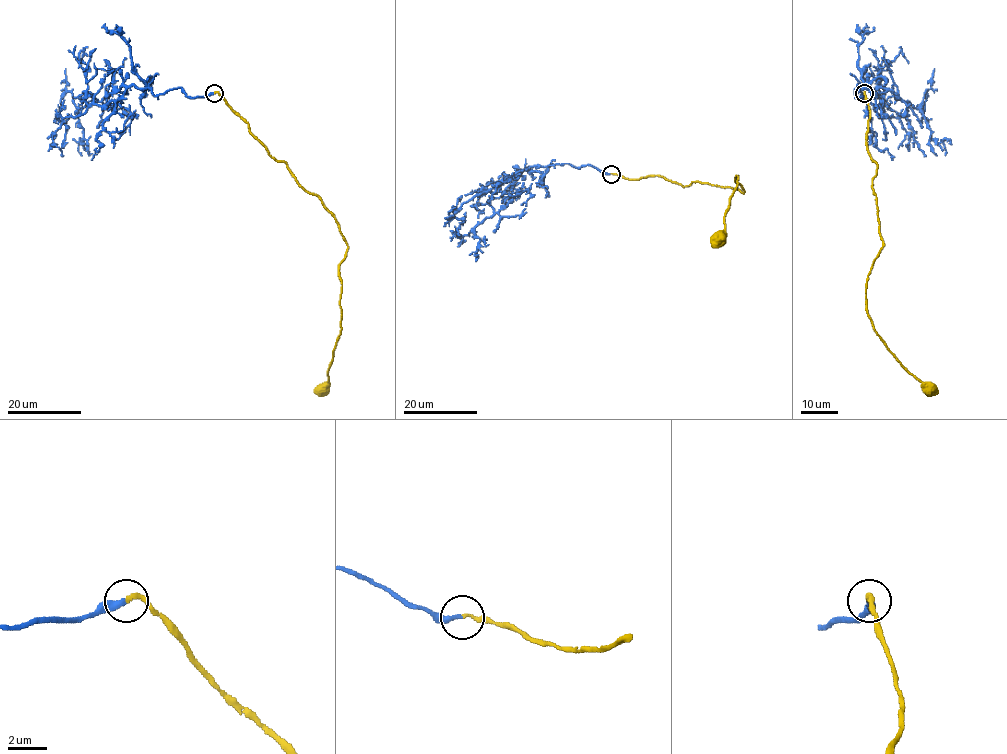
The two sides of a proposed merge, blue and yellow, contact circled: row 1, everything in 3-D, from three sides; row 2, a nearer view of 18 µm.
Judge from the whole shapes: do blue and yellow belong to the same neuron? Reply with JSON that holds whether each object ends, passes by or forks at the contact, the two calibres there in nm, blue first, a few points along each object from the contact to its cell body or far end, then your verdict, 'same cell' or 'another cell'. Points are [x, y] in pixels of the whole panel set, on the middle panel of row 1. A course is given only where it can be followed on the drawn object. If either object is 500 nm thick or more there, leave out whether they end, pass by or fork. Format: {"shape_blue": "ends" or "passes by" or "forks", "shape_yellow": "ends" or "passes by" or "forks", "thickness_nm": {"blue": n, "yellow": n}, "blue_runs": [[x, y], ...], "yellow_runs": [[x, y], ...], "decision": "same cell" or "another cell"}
{"shape_blue": "ends", "shape_yellow": "ends", "thickness_nm": {"blue": 320, "yellow": 200}, "blue_runs": [[611, 173], [564, 163], [524, 169], [510, 202], [474, 229], [478, 254]], "yellow_runs": [[611, 173], [632, 180], [655, 175], [683, 186], [700, 182], [744, 192], [736, 182], [738, 175], [720, 239]], "decision": "same cell"}

